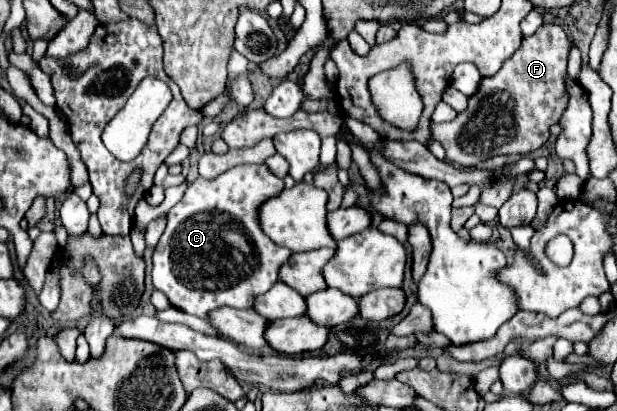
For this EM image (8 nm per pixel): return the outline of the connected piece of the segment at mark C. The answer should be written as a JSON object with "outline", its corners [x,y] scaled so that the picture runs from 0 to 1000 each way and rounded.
{"outline":[[[392,399],[392,404],[379,404],[376,414],[366,414],[363,423],[357,423],[353,433],[347,438],[334,438],[334,433],[318,433],[308,457],[298,467],[295,487],[272,516],[272,540],[269,540],[269,560],[250,608],[250,623],[246,623],[246,686],[250,686],[250,701],[266,710],[272,720],[272,730],[288,745],[295,759],[301,764],[311,764],[311,769],[321,769],[321,774],[331,774],[337,779],[337,764],[350,749],[360,749],[360,745],[376,745],[376,749],[408,749],[412,740],[412,725],[434,710],[447,686],[451,686],[451,657],[460,637],[467,637],[467,628],[473,623],[473,608],[460,603],[460,599],[451,599],[447,589],[441,589],[421,555],[421,540],[418,540],[418,516],[421,516],[421,501],[434,487],[434,482],[444,482],[451,477],[454,467],[460,462],[460,443],[454,433],[447,433],[431,399]]]}

